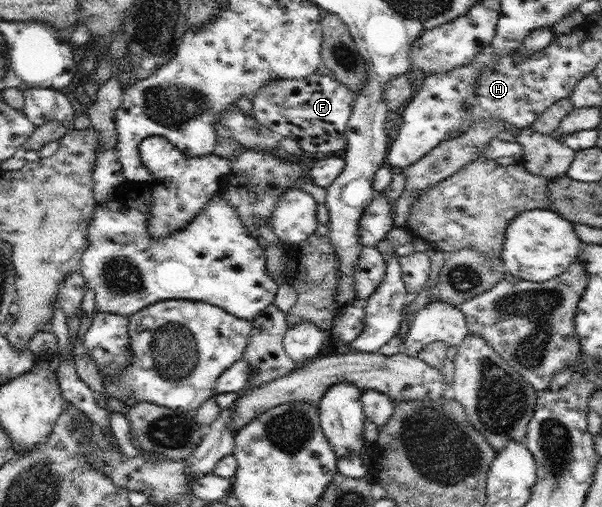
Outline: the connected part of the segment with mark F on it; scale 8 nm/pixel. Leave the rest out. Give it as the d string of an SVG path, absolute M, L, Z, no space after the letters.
M313 73L305 78L273 79L252 98L252 111L257 122L282 137L297 140L304 155L332 156L346 148L345 129L353 113L354 93L339 82L334 74Z

